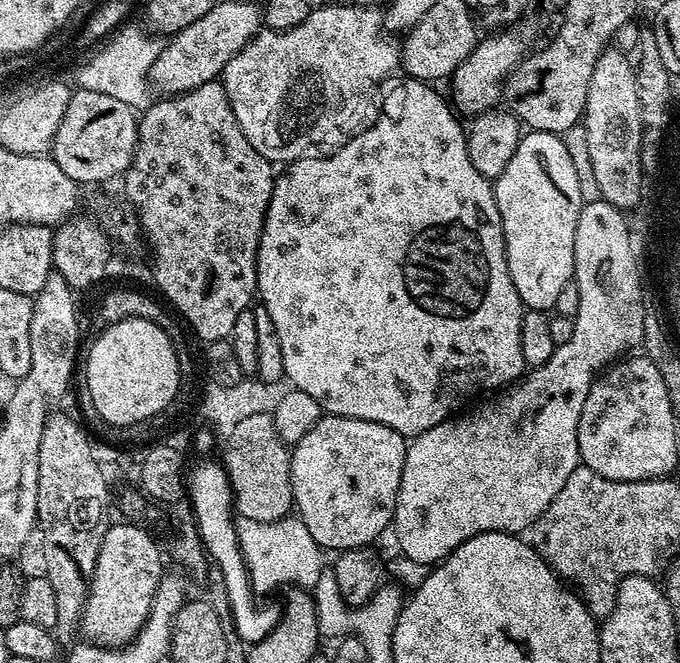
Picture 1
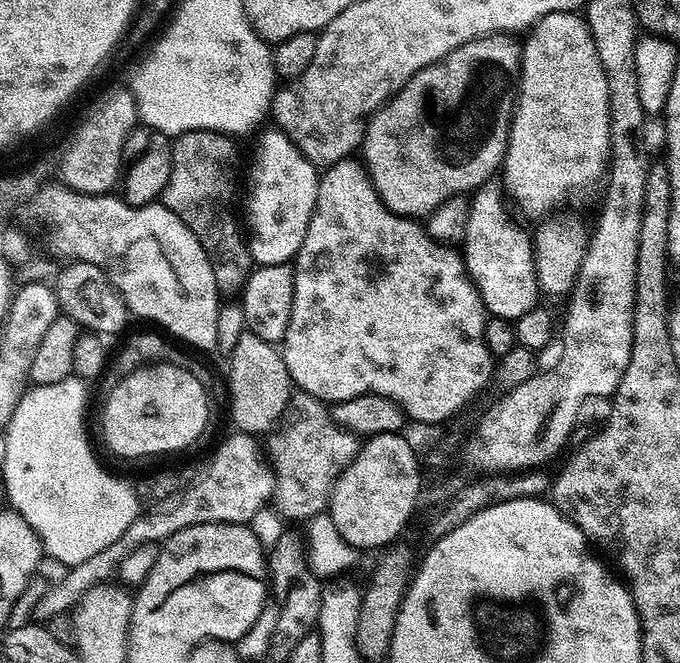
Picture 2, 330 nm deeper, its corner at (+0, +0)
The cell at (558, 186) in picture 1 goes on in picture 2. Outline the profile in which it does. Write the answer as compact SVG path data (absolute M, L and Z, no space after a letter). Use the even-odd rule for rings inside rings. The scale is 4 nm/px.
M493 178L470 196L470 222L462 241L462 255L468 277L474 282L485 309L492 316L515 321L526 310L537 307L542 293L536 277L532 236L524 233L508 213L509 201L499 179Z

